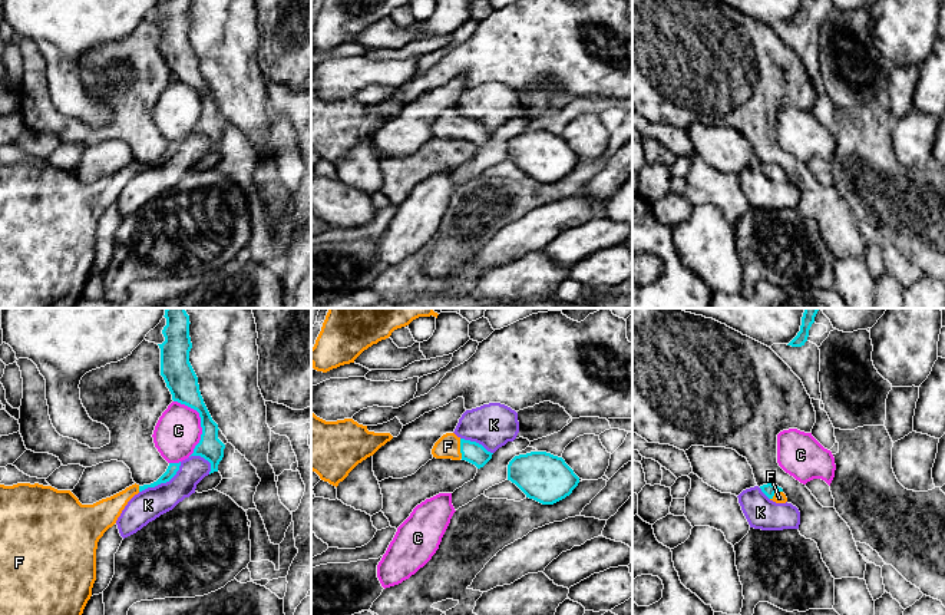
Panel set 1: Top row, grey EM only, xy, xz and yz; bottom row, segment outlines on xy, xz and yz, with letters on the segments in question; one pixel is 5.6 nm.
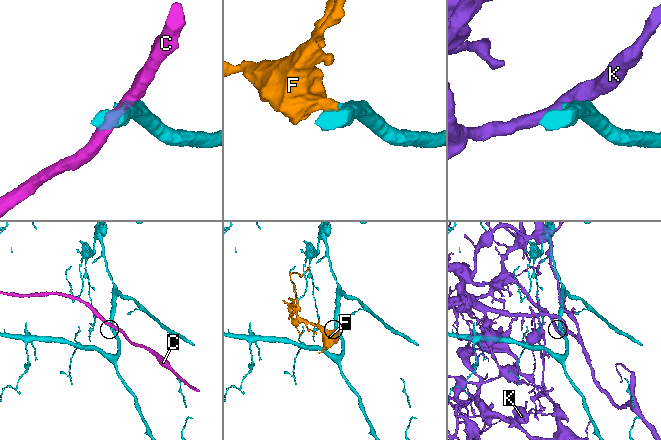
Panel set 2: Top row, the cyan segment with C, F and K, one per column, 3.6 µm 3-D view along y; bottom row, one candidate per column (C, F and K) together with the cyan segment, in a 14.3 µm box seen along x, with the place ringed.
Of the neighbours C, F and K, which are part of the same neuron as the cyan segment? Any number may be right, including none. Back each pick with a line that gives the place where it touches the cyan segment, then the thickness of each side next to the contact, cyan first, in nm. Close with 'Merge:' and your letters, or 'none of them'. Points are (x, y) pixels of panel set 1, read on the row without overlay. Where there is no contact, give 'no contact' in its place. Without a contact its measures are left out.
F: contact xz (461, 128); calibres 120 and 140 nm
Merge: F

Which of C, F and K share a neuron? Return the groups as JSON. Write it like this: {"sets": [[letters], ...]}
{"sets": [["C"], ["F"], ["K"]]}

